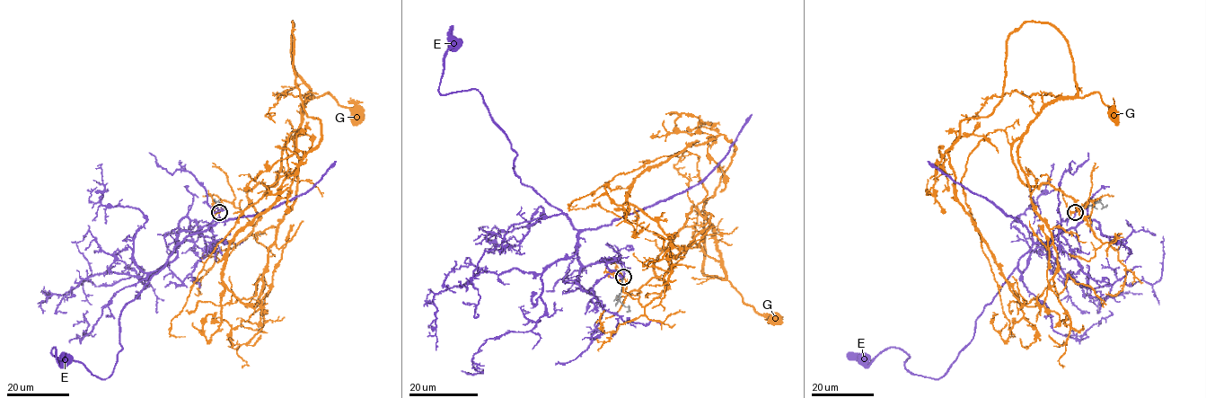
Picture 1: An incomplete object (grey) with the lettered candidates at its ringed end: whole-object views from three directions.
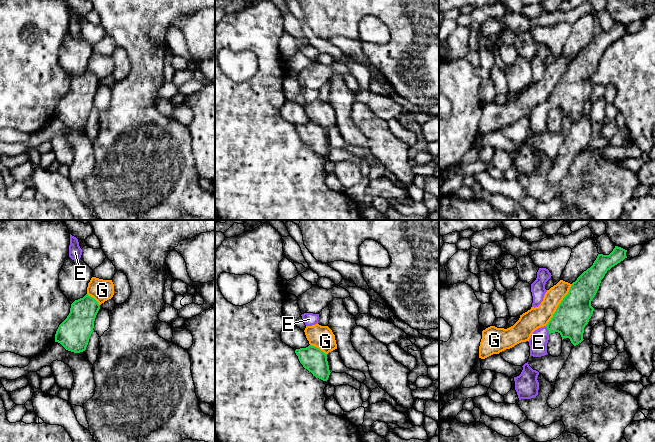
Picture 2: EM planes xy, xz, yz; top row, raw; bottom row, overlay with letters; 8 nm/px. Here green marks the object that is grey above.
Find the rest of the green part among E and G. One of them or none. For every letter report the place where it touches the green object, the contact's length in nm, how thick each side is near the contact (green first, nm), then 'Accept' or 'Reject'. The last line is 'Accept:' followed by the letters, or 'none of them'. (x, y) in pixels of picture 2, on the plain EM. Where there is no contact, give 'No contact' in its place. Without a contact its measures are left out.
E: Touches green at yz (548, 106). Shared border 70 nm. Thickness 280 nm (green) against 140 nm. Accept
G: Touches green at yz (558, 81). Shared border 400 nm. Thickness 280 nm (green) against 170 nm. Reject
Accept: E

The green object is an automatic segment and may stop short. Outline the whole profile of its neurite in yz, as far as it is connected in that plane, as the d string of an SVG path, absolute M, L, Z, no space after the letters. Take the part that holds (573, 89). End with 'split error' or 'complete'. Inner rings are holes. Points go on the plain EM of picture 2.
M615 22L609 31L598 30L593 41L572 59L568 70L558 81L548 100L533 108L528 117L530 132L547 131L549 111L554 108L558 108L562 116L569 114L574 122L584 116L584 104L594 87L591 77L599 65L601 56L608 46L627 34L626 28L627 26Z | split error

